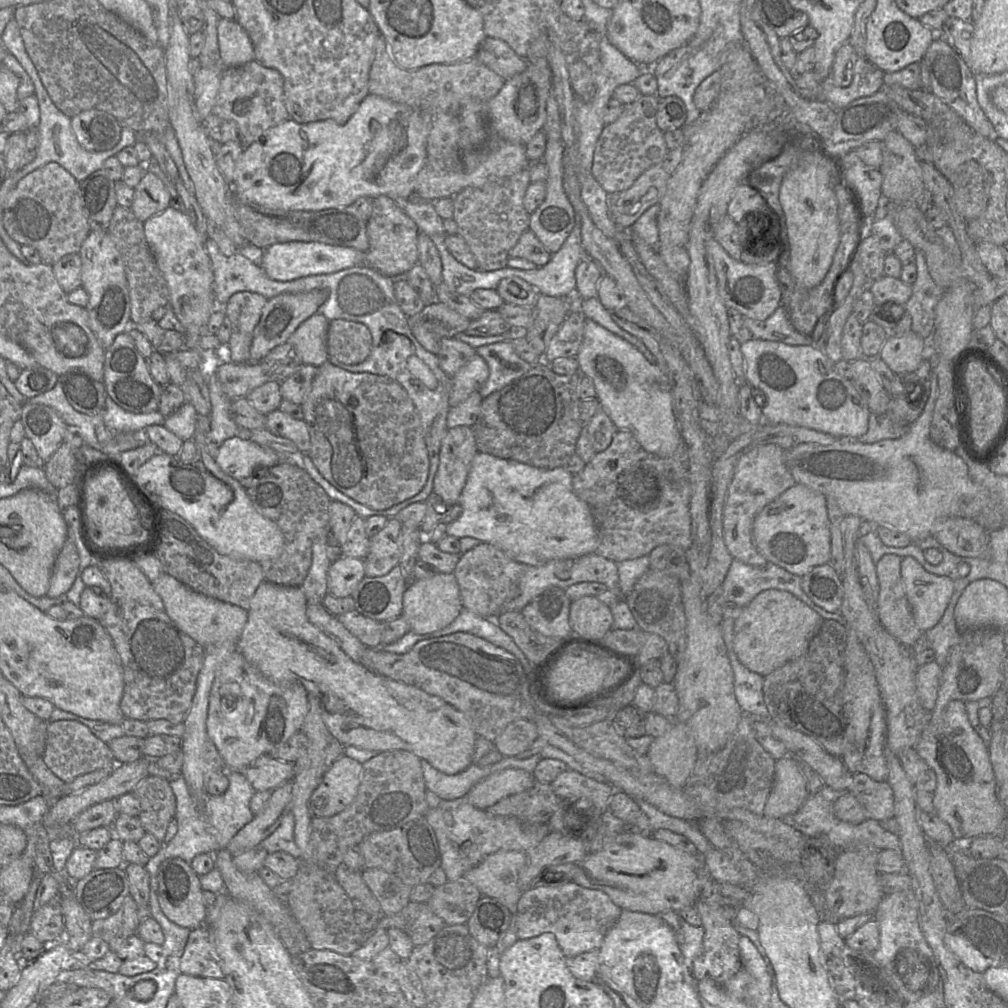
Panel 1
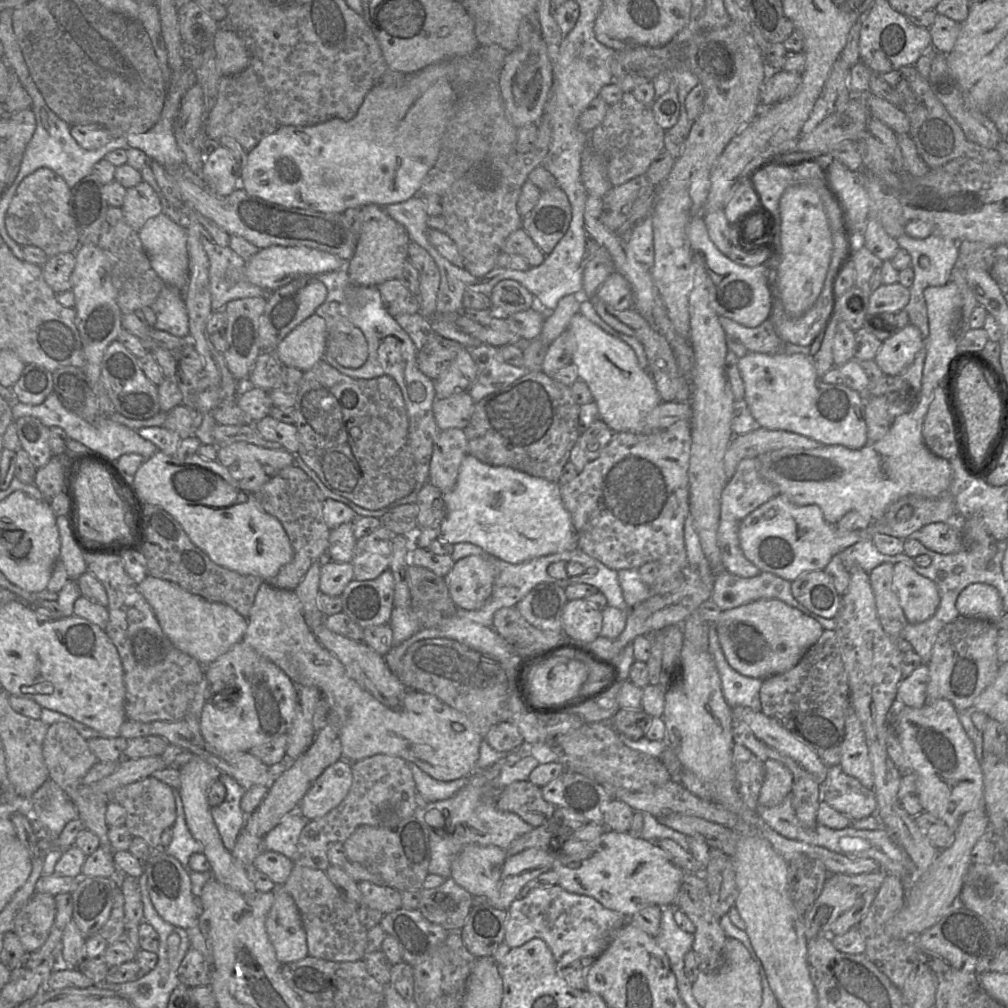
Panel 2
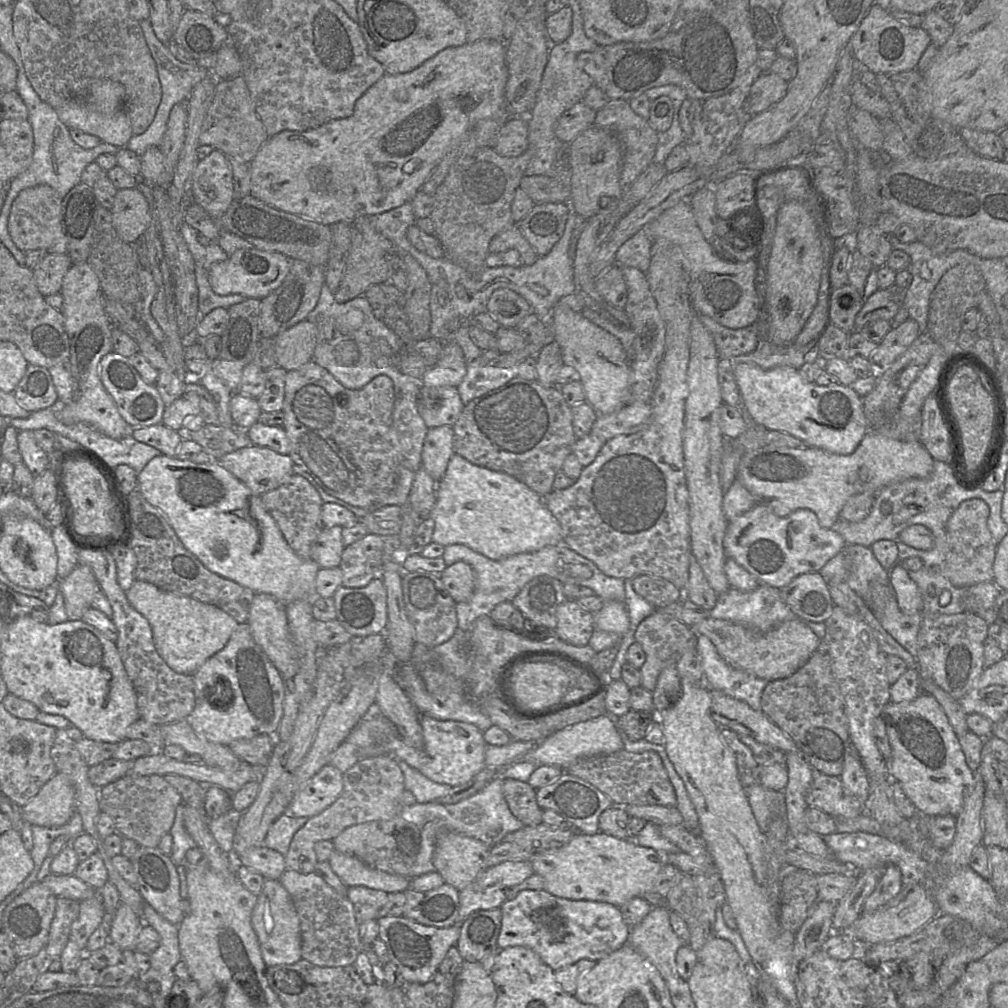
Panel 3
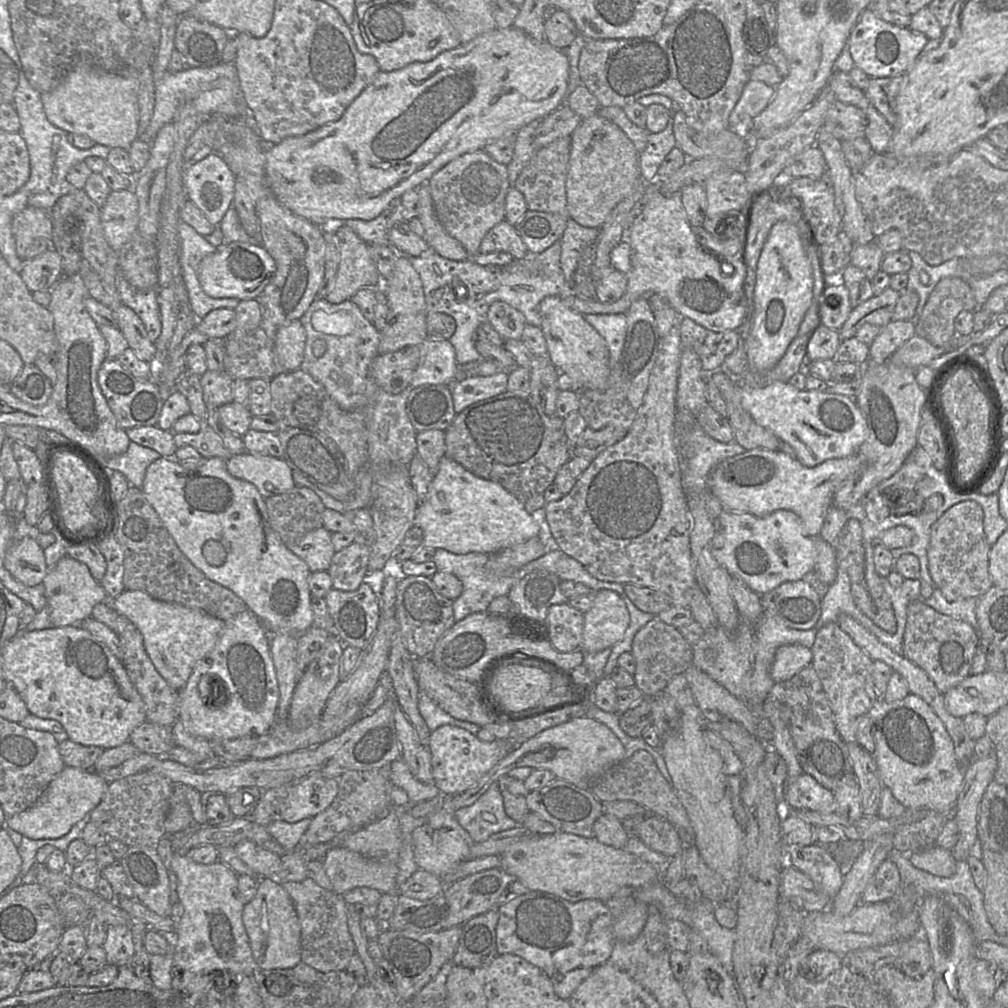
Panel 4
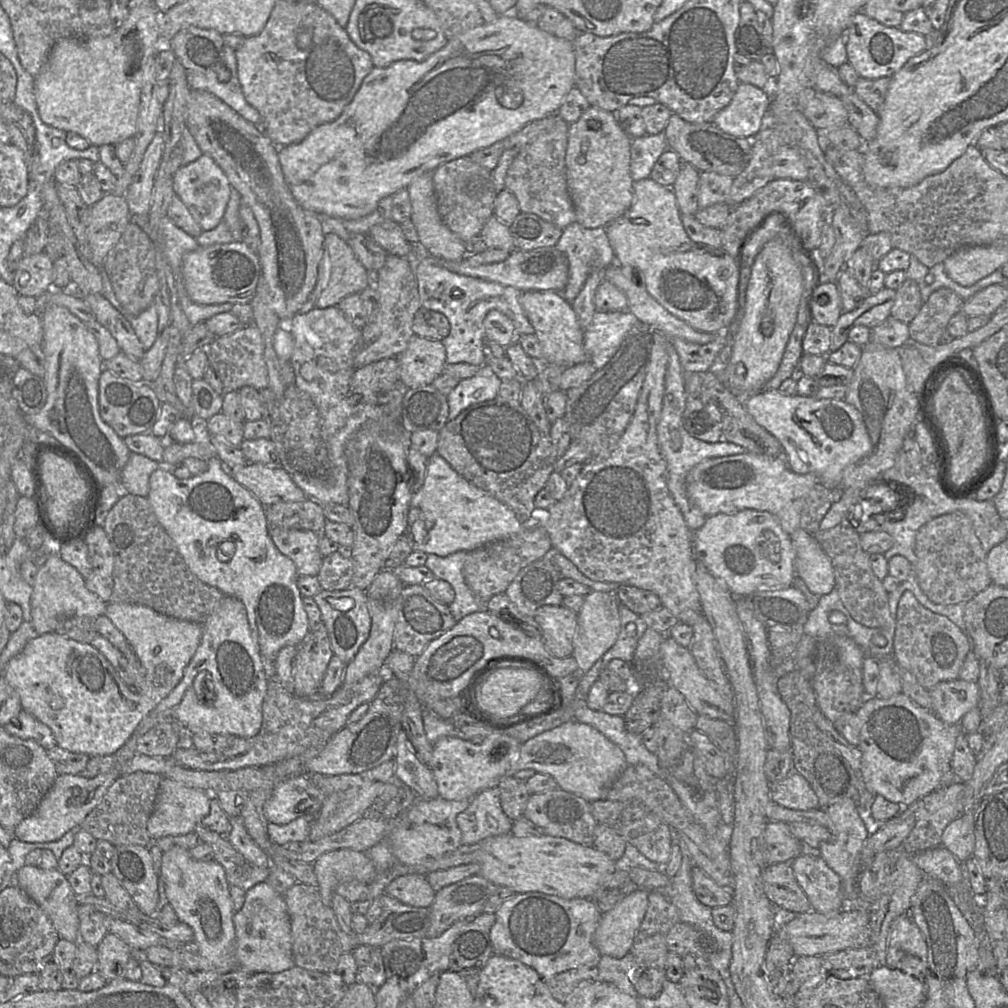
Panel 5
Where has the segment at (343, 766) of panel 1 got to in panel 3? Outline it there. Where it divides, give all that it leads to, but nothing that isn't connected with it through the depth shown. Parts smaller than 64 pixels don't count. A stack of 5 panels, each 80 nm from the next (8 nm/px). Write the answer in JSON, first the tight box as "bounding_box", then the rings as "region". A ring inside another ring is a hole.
{"bounding_box":[284,764,343,818],"region":[[[328,764],[296,793],[284,814],[306,818],[317,816],[337,800],[342,790],[343,772]]]}

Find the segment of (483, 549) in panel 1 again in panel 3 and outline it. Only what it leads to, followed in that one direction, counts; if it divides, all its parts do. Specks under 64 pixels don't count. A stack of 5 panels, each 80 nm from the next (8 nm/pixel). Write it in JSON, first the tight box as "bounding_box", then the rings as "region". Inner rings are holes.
{"bounding_box":[439,562,475,603],"region":[[[466,562],[447,566],[439,577],[455,603],[465,602],[471,598],[475,588],[475,573]]]}

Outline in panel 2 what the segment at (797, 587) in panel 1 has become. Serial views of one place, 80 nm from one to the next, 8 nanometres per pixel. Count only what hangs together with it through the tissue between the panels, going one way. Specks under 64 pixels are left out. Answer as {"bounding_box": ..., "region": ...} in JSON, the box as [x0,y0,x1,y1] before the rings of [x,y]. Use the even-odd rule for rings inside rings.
{"bounding_box":[710,569,835,630],"region":[[[723,569],[715,577],[710,600],[721,611],[727,611],[756,600],[778,599],[815,618],[824,630],[834,629],[835,619],[823,618],[809,611],[794,598],[791,585],[790,581],[770,572],[760,572],[754,577],[743,578]]]}

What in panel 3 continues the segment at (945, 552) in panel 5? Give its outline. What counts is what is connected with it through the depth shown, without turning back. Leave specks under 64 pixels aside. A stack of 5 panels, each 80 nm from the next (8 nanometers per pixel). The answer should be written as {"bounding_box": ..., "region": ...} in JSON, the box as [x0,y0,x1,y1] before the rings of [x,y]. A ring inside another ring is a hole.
{"bounding_box":[941,499,997,588],"region":[[[981,499],[963,501],[951,514],[946,526],[946,555],[941,575],[958,588],[966,588],[978,583],[992,581],[993,564],[997,544],[988,528],[989,507]]]}

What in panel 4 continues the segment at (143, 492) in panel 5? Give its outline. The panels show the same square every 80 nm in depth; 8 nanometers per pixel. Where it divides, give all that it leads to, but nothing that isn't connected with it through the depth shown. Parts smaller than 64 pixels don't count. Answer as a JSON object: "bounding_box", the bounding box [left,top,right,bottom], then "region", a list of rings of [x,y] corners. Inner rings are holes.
{"bounding_box":[104,441,161,489],"region":[[[130,441],[127,451],[108,458],[104,463],[110,471],[122,473],[131,487],[141,489],[147,468],[161,455],[153,449]]]}

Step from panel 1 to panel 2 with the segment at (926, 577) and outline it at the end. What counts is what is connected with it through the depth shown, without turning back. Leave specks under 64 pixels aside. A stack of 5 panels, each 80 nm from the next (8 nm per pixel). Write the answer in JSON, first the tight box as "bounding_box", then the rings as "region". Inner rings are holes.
{"bounding_box":[893,562,940,623],"region":[[[898,562],[893,568],[893,586],[909,623],[924,622],[935,614],[940,595],[934,581]]]}

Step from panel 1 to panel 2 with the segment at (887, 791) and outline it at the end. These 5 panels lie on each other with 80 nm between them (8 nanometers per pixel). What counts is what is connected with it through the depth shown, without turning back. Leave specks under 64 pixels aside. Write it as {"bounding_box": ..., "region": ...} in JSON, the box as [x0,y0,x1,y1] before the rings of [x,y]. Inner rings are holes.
{"bounding_box":[820,768,877,820],"region":[[[831,768],[824,782],[820,783],[821,802],[846,815],[851,820],[874,816],[877,801],[873,788],[866,788],[856,778],[846,775],[841,768]]]}

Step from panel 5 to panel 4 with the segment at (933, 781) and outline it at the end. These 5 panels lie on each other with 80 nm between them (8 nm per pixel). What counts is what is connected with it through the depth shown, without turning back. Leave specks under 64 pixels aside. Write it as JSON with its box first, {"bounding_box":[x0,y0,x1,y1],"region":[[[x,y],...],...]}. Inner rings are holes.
{"bounding_box":[863,694,965,813],"region":[[[909,694],[901,700],[896,700],[892,702],[887,702],[884,700],[878,701],[863,716],[870,717],[870,719],[874,719],[874,727],[873,727],[874,750],[870,754],[872,755],[875,761],[879,777],[884,788],[888,788],[891,791],[892,795],[906,808],[920,807],[935,810],[940,813],[951,813],[956,806],[958,796],[962,789],[965,767],[963,767],[960,764],[955,755],[954,744],[945,725],[941,721],[941,719],[935,714],[935,712],[931,709],[931,707],[919,696]]]}

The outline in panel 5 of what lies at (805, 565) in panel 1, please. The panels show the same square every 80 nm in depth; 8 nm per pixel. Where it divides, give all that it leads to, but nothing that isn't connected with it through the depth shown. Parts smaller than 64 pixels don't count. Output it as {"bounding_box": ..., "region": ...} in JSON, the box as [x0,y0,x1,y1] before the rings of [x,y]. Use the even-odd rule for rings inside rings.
{"bounding_box":[691,509,796,598],"region":[[[745,509],[709,516],[699,529],[692,531],[691,540],[695,559],[723,580],[735,598],[756,591],[784,589],[796,578],[790,535],[769,512]]]}

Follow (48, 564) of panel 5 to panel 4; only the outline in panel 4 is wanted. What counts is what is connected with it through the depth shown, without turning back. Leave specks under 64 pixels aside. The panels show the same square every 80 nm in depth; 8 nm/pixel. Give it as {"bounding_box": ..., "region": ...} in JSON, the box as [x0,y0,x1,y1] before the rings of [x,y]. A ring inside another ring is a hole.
{"bounding_box":[42,556,109,627],"region":[[[69,556],[62,557],[50,568],[42,582],[45,587],[47,606],[50,608],[52,627],[77,626],[92,616],[94,607],[102,602],[109,602],[106,592],[91,575],[89,568]]]}

